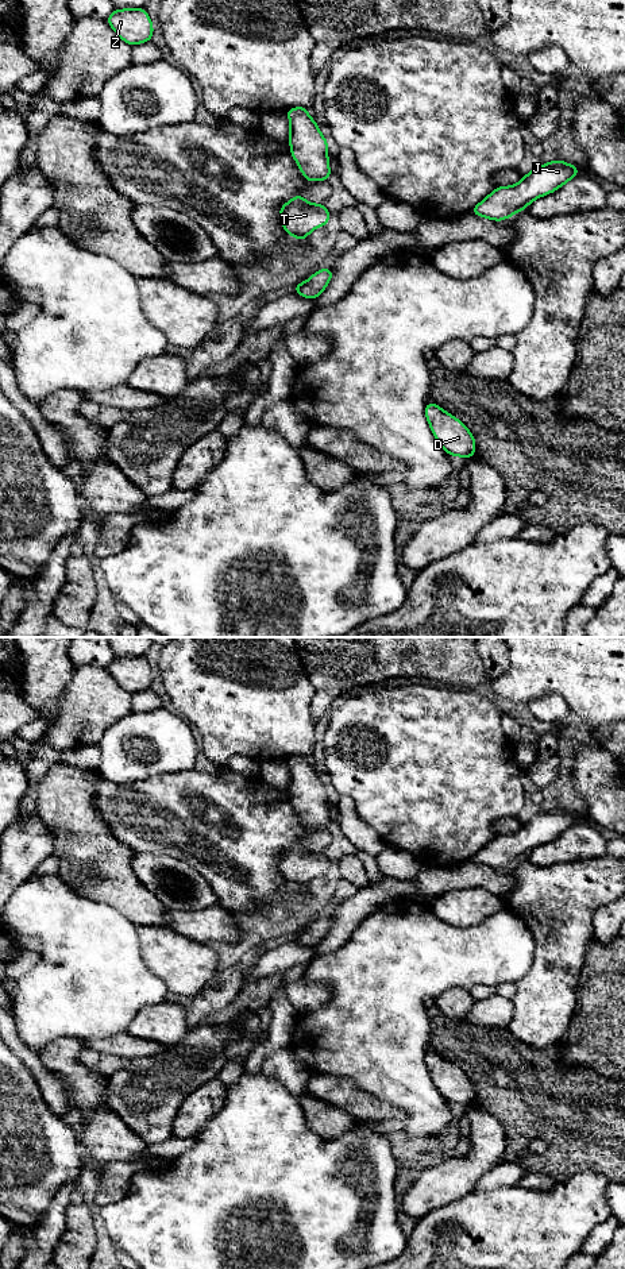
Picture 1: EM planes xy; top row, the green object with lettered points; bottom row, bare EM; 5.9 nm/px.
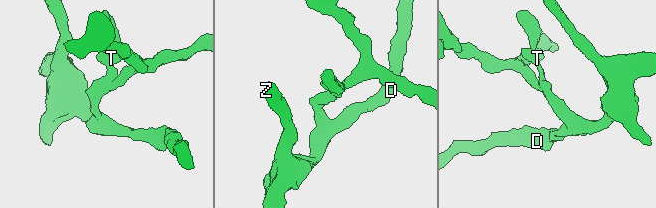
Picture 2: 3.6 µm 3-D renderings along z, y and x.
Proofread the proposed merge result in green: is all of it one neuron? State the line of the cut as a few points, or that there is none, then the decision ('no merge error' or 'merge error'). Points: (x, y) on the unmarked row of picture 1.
no cut | no merge error

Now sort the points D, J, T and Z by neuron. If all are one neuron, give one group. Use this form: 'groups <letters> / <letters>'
groups D J T Z

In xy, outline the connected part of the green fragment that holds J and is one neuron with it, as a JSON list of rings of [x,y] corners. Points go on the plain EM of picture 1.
[[[555,807],[535,815],[513,834],[494,837],[470,861],[501,869],[525,857],[533,848],[549,842],[579,824],[575,813]]]

